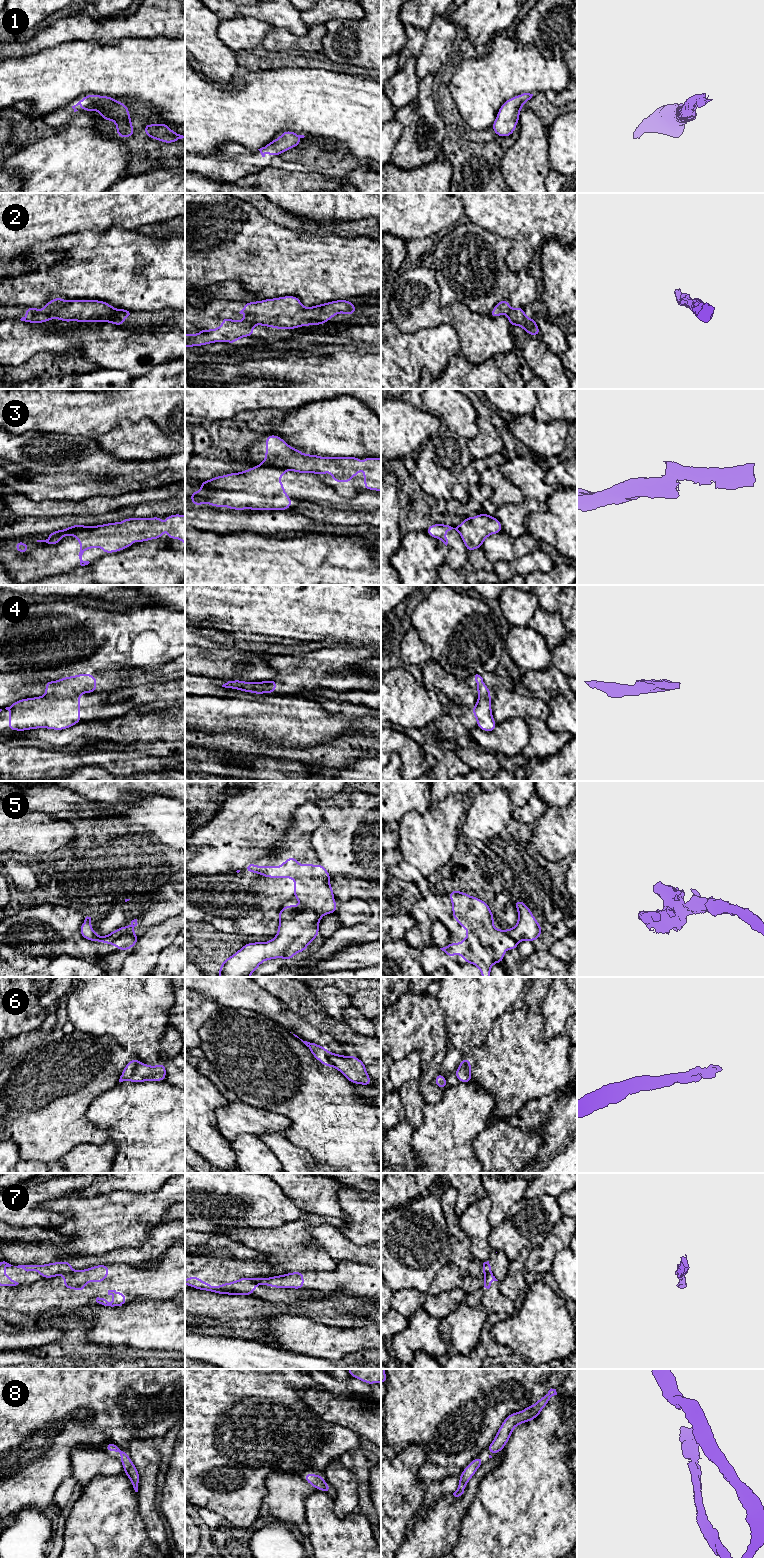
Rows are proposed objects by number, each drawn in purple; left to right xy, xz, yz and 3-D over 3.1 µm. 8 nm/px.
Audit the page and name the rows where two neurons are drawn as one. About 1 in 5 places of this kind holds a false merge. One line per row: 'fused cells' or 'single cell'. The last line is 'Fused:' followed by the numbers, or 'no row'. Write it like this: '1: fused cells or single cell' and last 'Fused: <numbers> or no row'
1: single cell
2: single cell
3: fused cells
4: fused cells
5: fused cells
6: single cell
7: fused cells
8: single cell
Fused: 3, 4, 5, 7

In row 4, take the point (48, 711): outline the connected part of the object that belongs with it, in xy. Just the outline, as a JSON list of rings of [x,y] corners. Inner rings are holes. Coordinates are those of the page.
[[[53,695],[20,699],[5,708],[10,712],[11,731],[47,728],[64,730],[81,722],[80,696],[58,698]]]

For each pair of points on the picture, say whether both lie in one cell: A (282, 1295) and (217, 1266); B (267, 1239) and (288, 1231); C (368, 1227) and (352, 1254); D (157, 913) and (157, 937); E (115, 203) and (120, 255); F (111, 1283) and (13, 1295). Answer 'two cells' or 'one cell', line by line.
A: one cell
B: one cell
C: two cells
D: two cells
E: two cells
F: one cell

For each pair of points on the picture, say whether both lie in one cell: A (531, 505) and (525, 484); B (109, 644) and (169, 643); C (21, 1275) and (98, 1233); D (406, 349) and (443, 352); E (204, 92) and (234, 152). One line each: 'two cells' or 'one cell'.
A: two cells
B: one cell
C: two cells
D: one cell
E: two cells

